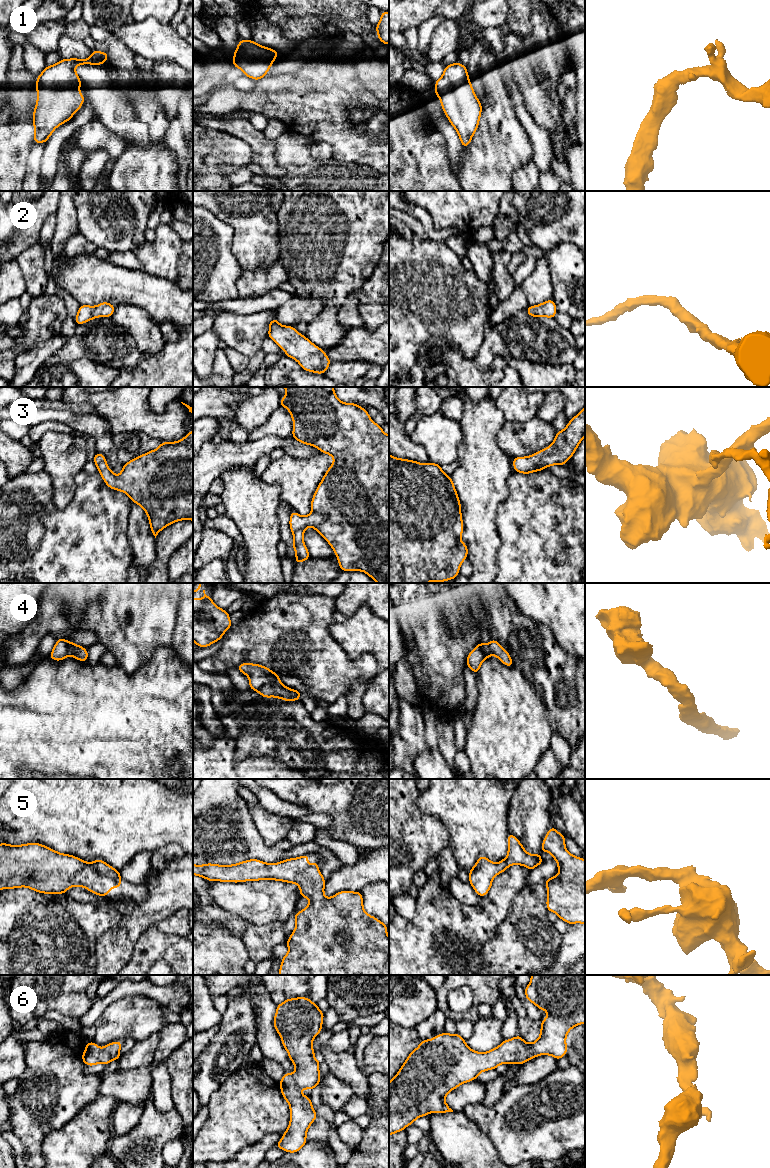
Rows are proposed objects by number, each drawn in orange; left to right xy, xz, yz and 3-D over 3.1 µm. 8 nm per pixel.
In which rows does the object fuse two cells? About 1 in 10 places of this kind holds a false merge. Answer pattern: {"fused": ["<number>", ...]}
{"fused": []}

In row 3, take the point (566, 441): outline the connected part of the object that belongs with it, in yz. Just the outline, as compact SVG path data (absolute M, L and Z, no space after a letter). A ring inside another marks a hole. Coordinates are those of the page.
M585 406L560 432L553 443L531 456L513 458L514 471L530 474L556 464L565 466L585 436Z

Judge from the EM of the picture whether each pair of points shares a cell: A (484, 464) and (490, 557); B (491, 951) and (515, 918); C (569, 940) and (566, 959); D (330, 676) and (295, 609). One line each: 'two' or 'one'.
A: one
B: one
C: one
D: one

